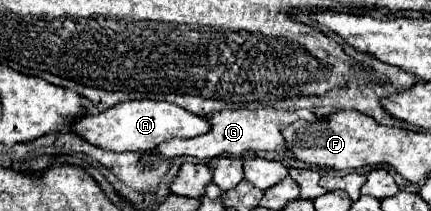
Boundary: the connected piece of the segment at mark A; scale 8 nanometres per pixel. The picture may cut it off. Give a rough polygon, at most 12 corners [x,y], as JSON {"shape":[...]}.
{"shape":[[125,101],[71,131],[109,151],[151,151],[211,129],[165,101]]}

